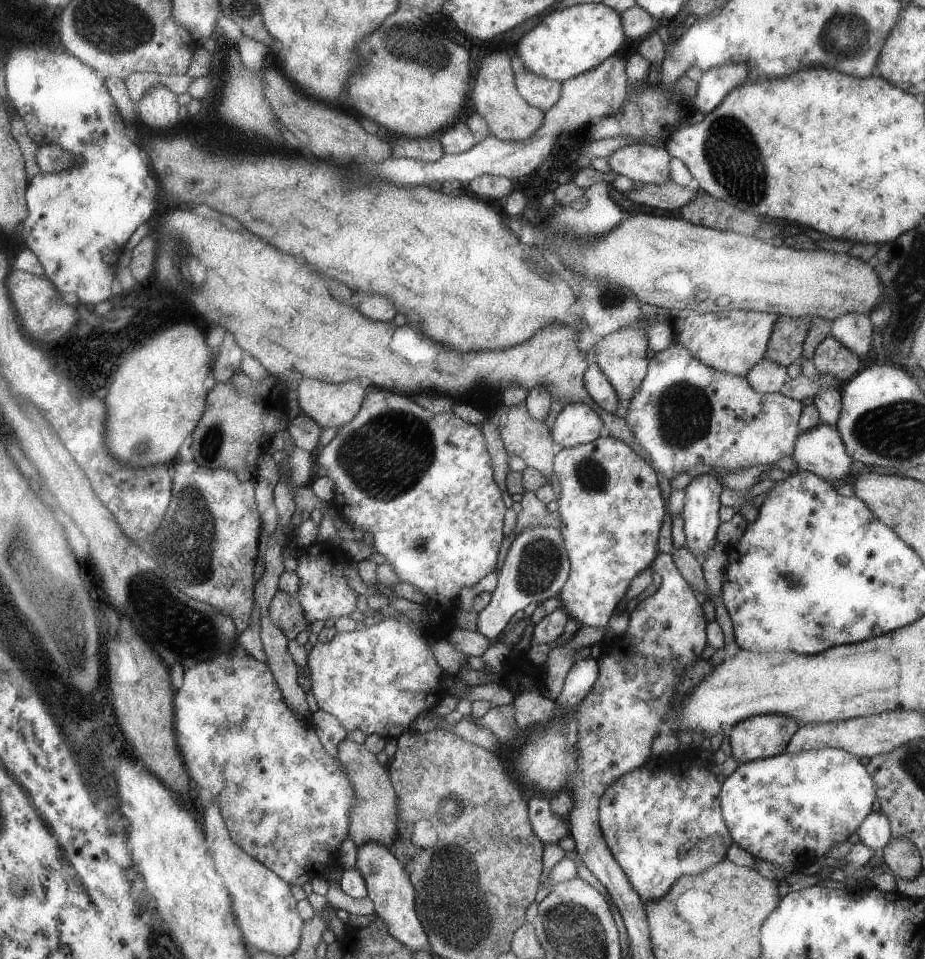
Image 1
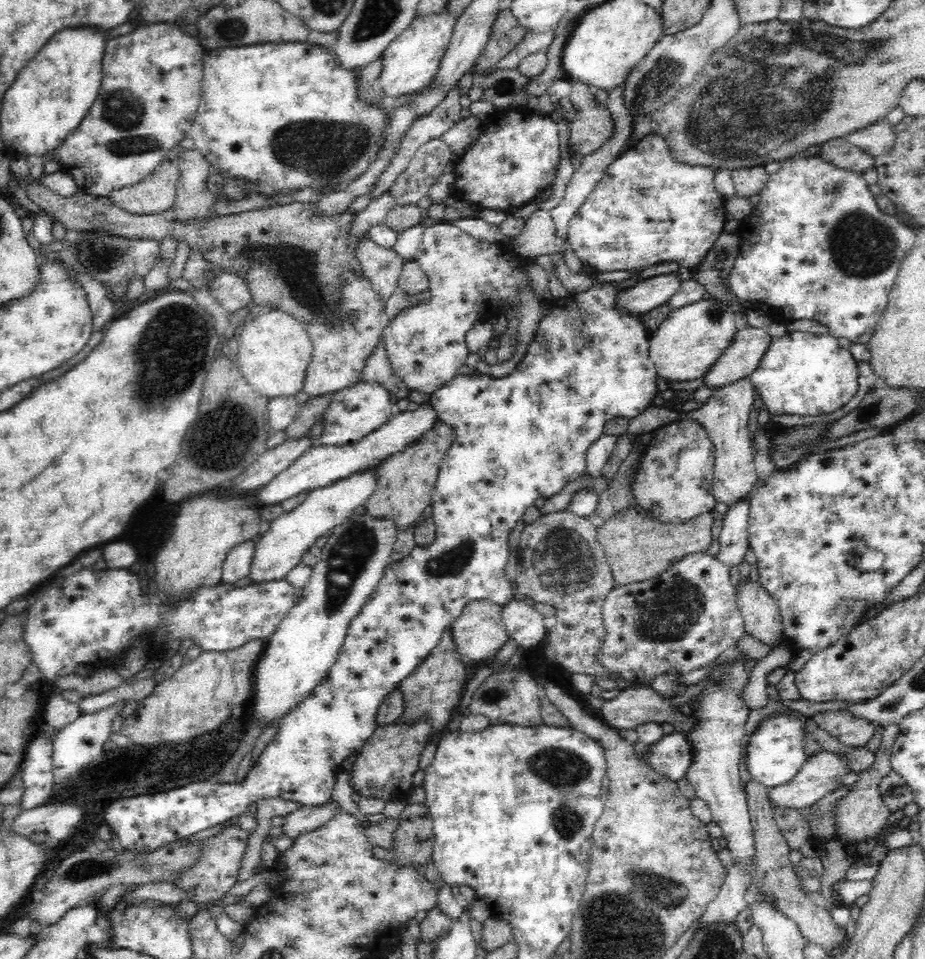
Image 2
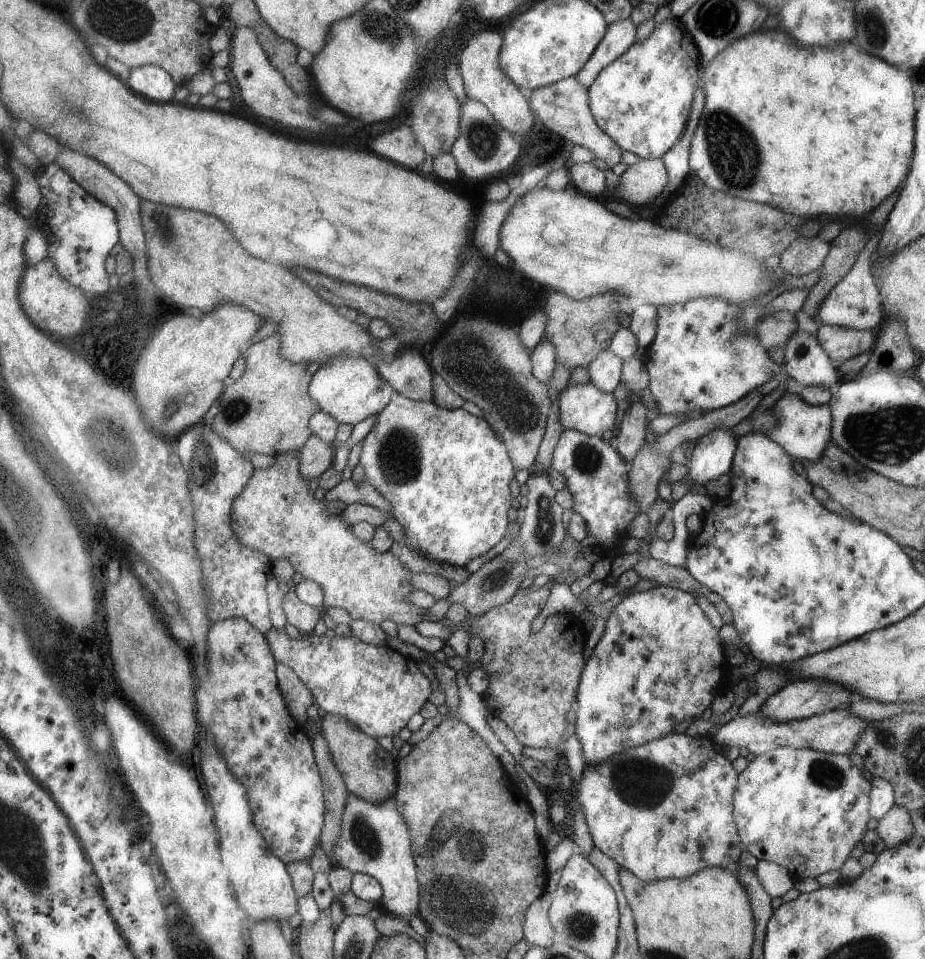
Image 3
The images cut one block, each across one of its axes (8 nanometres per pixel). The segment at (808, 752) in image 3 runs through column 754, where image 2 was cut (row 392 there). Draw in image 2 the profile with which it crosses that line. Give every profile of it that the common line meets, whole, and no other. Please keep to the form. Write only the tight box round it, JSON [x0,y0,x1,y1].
[747,331,858,416]

